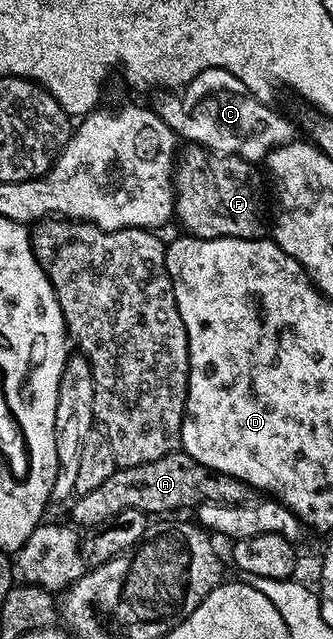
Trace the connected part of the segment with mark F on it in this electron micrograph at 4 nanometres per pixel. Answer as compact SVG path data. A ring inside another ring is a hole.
M194 143L180 152L173 174L175 182L174 220L183 224L182 232L192 237L217 239L240 237L259 239L269 229L267 201L263 198L264 174L254 169L245 157L216 155Z

